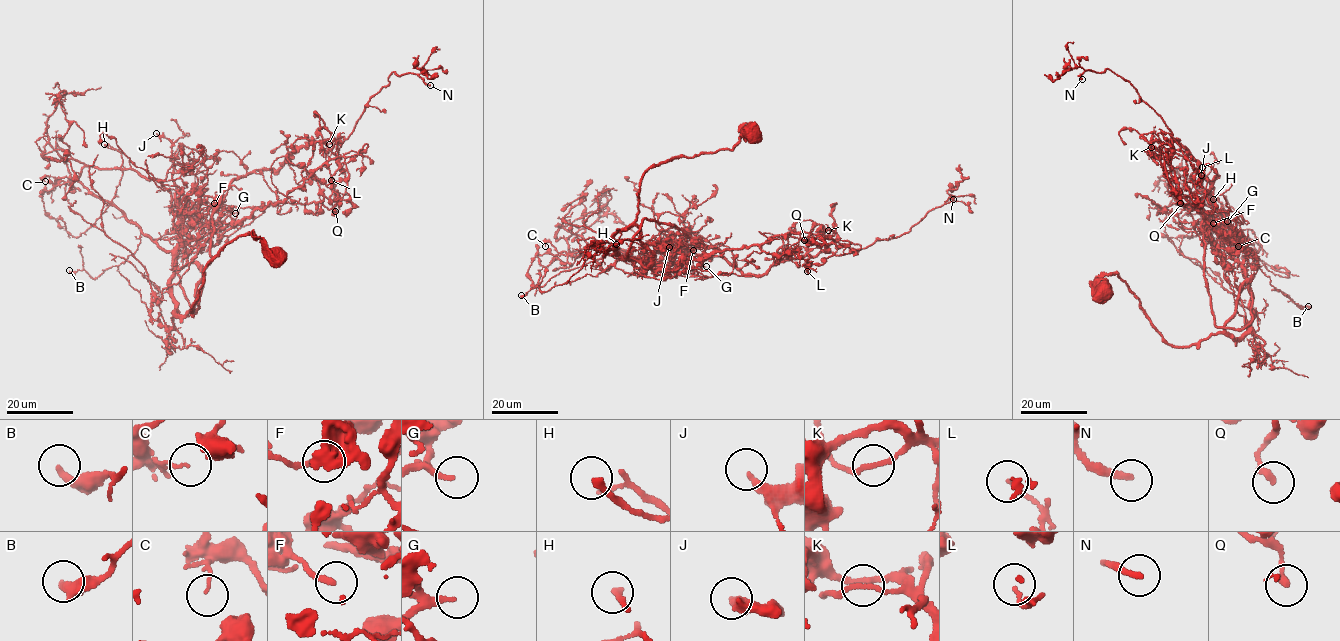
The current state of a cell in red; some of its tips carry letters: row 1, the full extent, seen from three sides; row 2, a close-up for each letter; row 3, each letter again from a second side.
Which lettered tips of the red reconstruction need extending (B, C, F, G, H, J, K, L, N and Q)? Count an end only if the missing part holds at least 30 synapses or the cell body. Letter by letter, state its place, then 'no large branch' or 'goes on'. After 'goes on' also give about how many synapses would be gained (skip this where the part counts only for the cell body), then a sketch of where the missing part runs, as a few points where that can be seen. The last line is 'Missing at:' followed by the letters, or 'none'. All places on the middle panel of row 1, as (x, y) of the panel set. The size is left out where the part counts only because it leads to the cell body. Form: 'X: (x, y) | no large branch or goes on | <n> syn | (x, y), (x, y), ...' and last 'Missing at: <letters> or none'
B: (521, 295) | no large branch
C: (545, 246) | no large branch
F: (693, 250) | no large branch
G: (706, 266) | no large branch
H: (616, 244) | no large branch
J: (669, 247) | no large branch
K: (828, 230) | no large branch
L: (807, 271) | no large branch
N: (953, 199) | goes on | 30 syn | (953, 199), (965, 199), (978, 208), (983, 220), (979, 227)
Q: (804, 240) | no large branch
Missing at: N

